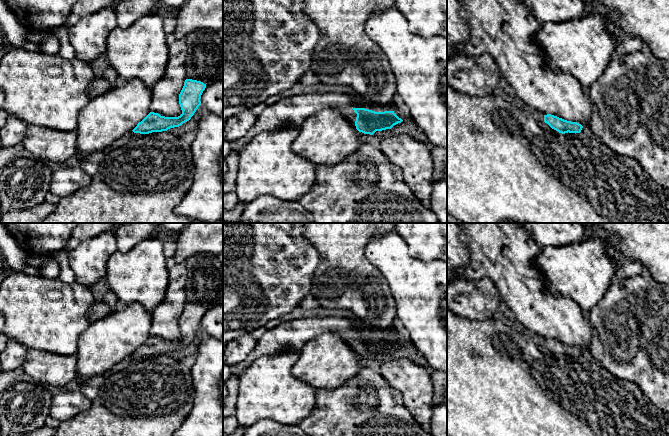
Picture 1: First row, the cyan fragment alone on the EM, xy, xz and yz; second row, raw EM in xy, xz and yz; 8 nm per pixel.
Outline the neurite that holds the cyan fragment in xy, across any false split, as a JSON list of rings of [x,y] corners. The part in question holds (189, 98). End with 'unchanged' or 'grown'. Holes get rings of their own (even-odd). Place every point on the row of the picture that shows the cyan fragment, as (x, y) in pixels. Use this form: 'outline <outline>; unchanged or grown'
outline [[[186,79],[179,94],[179,104],[182,114],[178,117],[165,117],[158,113],[150,112],[137,126],[129,132],[128,136],[149,134],[152,132],[167,131],[179,127],[189,121],[201,105],[201,95],[206,84],[201,81]]]; grown

